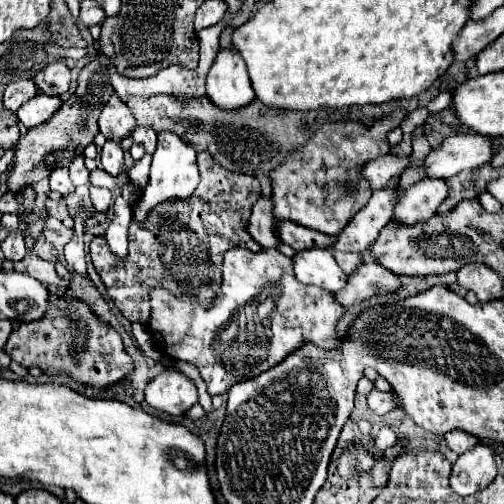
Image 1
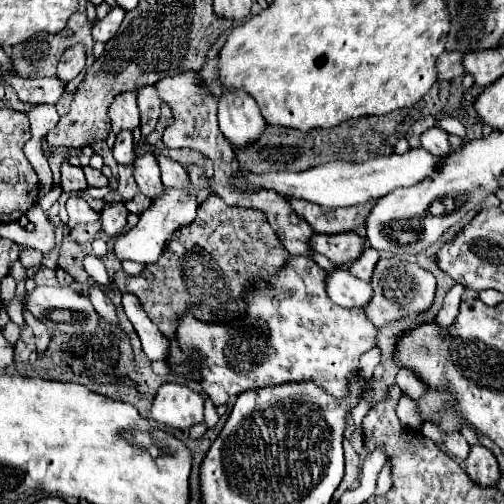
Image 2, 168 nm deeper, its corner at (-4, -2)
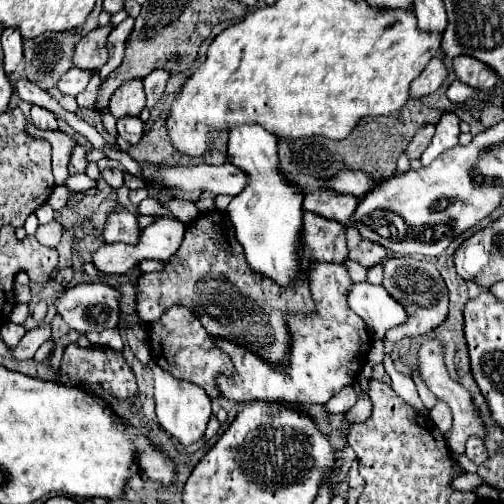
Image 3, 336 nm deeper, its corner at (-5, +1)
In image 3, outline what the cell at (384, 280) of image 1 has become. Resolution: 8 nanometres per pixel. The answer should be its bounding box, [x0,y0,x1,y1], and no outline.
[381,256,447,342]

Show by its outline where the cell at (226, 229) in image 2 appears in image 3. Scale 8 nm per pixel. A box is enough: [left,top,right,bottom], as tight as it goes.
[137,210,313,362]

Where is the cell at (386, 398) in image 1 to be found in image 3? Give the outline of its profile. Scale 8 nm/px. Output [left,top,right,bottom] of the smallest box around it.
[417,338,483,454]

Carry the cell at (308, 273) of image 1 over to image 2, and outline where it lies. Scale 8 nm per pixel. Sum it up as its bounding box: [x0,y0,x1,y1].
[326,269,372,309]

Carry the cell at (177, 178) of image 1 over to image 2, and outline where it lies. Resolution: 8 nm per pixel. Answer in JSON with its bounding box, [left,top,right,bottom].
[112,165,208,265]

